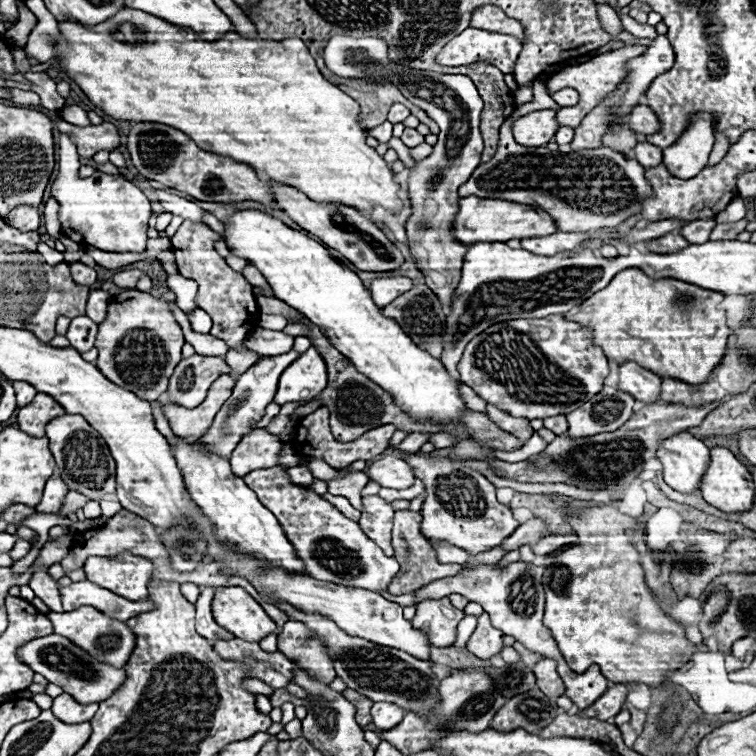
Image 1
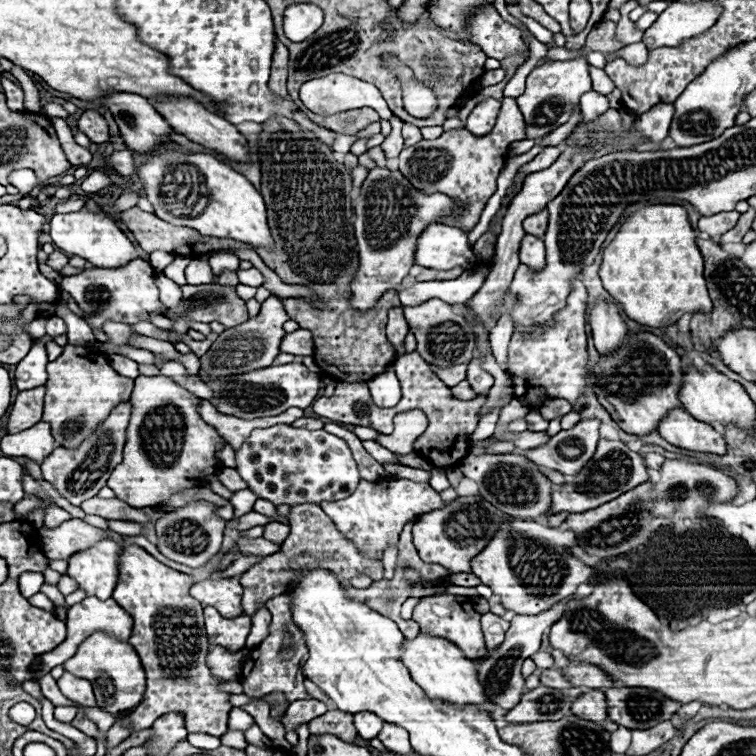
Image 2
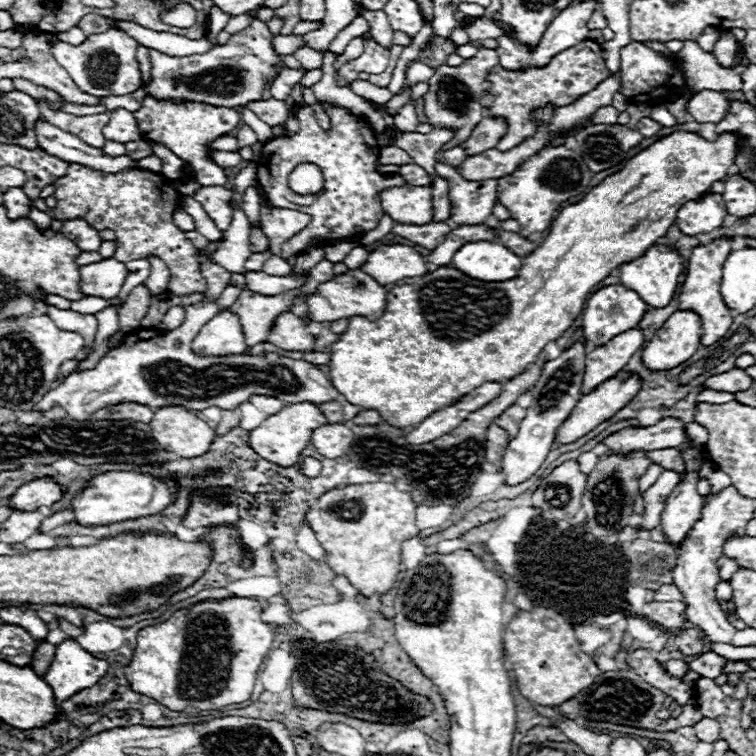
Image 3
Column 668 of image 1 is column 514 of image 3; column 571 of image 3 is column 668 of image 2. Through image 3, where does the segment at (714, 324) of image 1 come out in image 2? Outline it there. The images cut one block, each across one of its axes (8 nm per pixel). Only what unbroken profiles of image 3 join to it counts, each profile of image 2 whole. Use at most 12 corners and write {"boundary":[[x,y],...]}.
{"boundary":[[682,206],[626,218],[600,278],[626,316],[712,312]]}

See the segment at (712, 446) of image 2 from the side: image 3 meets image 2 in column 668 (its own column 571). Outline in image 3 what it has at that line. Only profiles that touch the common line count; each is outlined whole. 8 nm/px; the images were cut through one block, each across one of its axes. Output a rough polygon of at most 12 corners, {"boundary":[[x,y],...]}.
{"boundary":[[620,372],[580,398],[556,444],[570,444],[610,420],[640,390]]}

